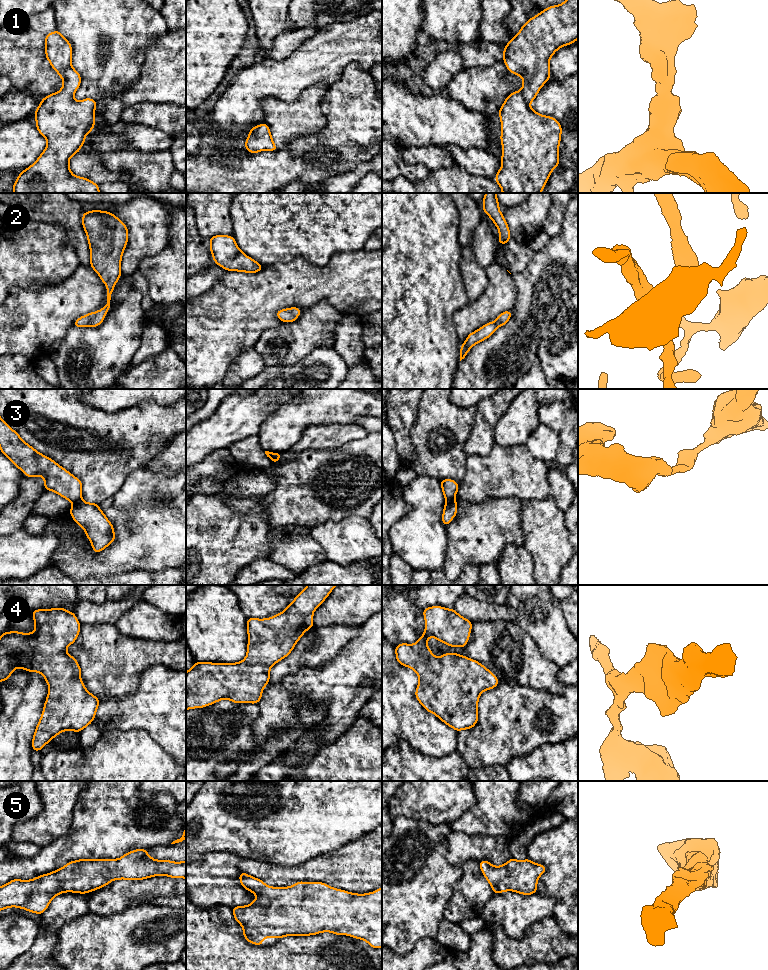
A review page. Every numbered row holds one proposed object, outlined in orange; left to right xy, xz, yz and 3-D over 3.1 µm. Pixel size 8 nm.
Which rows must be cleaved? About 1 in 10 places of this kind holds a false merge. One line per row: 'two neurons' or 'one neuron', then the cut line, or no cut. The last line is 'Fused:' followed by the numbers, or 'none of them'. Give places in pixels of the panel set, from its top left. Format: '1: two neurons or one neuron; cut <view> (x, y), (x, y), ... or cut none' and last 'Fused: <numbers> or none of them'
1: one neuron; cut none
2: one neuron; cut none
3: two neurons; cut xy (80, 499), (73, 504)
4: one neuron; cut none
5: one neuron; cut none
Fused: 3

